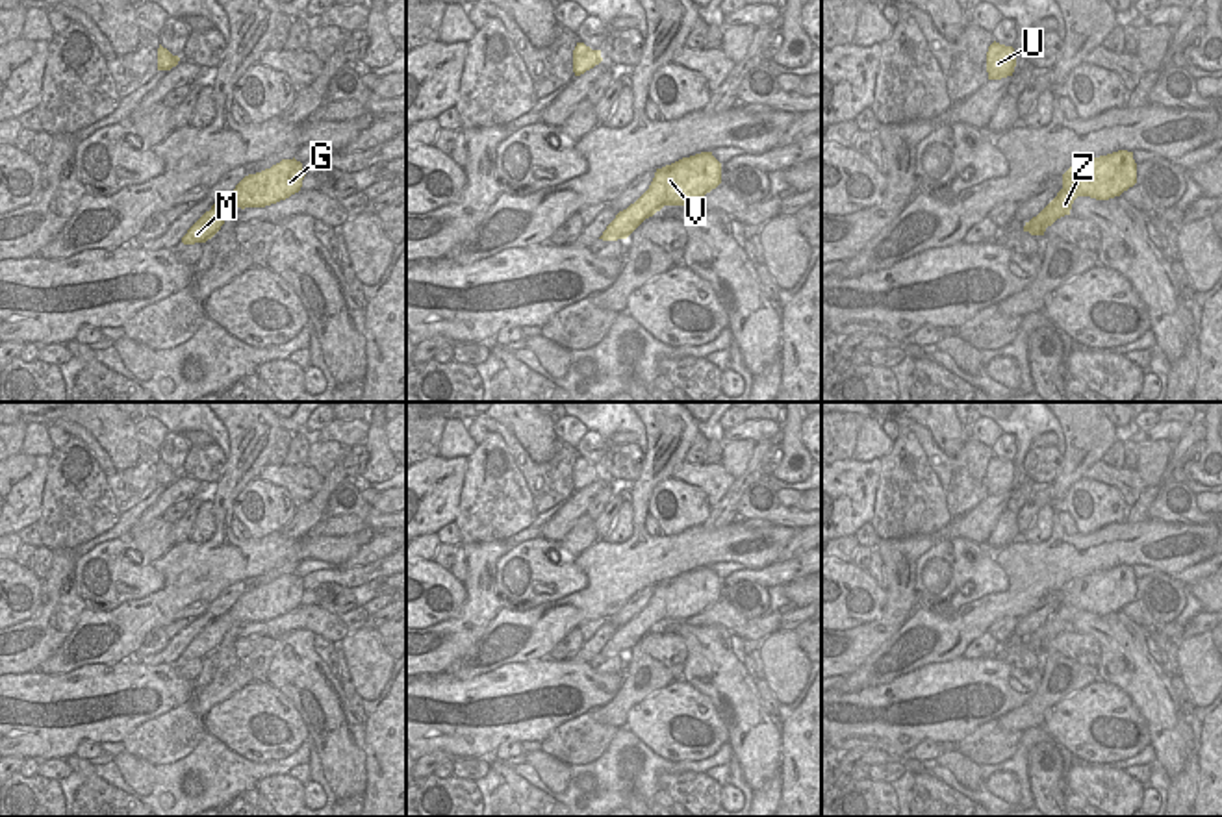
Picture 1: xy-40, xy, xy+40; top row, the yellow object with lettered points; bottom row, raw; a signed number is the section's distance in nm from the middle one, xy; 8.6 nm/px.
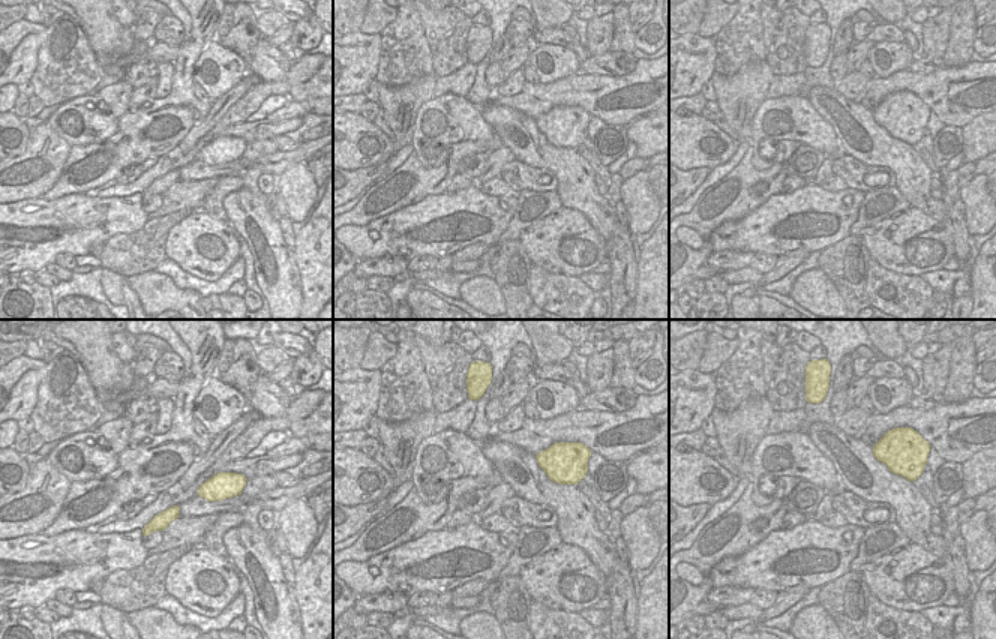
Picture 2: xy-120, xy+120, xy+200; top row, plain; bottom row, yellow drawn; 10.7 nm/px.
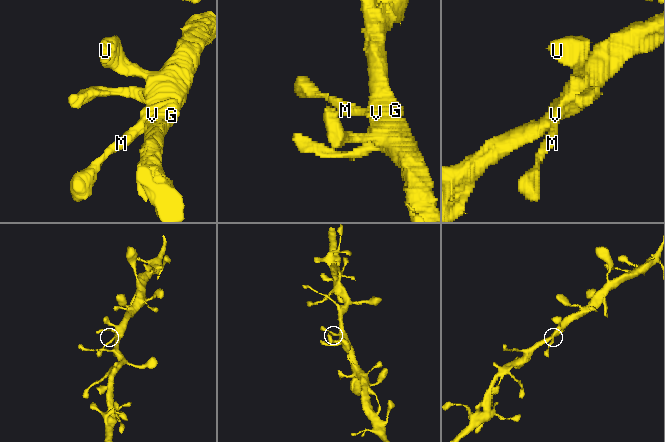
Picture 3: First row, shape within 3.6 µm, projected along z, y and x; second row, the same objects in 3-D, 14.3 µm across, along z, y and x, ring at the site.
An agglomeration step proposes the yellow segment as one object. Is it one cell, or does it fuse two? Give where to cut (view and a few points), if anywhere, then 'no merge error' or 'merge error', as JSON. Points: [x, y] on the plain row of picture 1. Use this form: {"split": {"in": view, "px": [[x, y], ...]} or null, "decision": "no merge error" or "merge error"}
{"split": null, "decision": "no merge error"}

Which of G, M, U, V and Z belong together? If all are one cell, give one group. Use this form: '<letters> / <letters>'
G M U V Z

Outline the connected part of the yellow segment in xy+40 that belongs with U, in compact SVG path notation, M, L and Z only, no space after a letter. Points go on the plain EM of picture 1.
M994 456L987 467L988 495L1001 495L1012 491L1014 482L1016 482L1014 463Z

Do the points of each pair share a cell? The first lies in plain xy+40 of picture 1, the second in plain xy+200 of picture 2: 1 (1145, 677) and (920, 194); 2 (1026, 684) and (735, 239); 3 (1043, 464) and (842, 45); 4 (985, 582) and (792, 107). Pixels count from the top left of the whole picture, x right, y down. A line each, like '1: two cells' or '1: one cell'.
1: one cell
2: one cell
3: two cells
4: one cell

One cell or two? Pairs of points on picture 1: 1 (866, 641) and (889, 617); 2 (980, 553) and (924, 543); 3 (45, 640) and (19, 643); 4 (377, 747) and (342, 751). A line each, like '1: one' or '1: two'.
1: one
2: two
3: one
4: two

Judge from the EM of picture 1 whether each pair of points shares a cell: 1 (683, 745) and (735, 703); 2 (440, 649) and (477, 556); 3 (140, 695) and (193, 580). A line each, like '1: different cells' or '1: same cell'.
1: different cells
2: same cell
3: different cells

